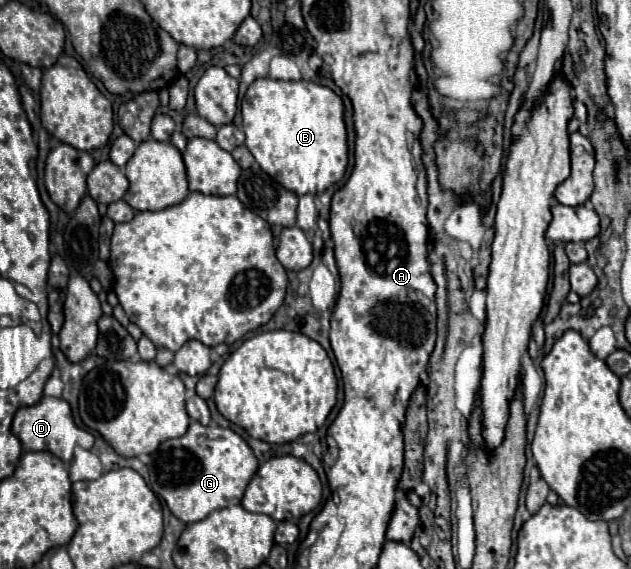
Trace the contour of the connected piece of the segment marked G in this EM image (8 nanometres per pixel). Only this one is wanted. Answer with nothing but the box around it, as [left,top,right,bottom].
[148,421,258,523]

